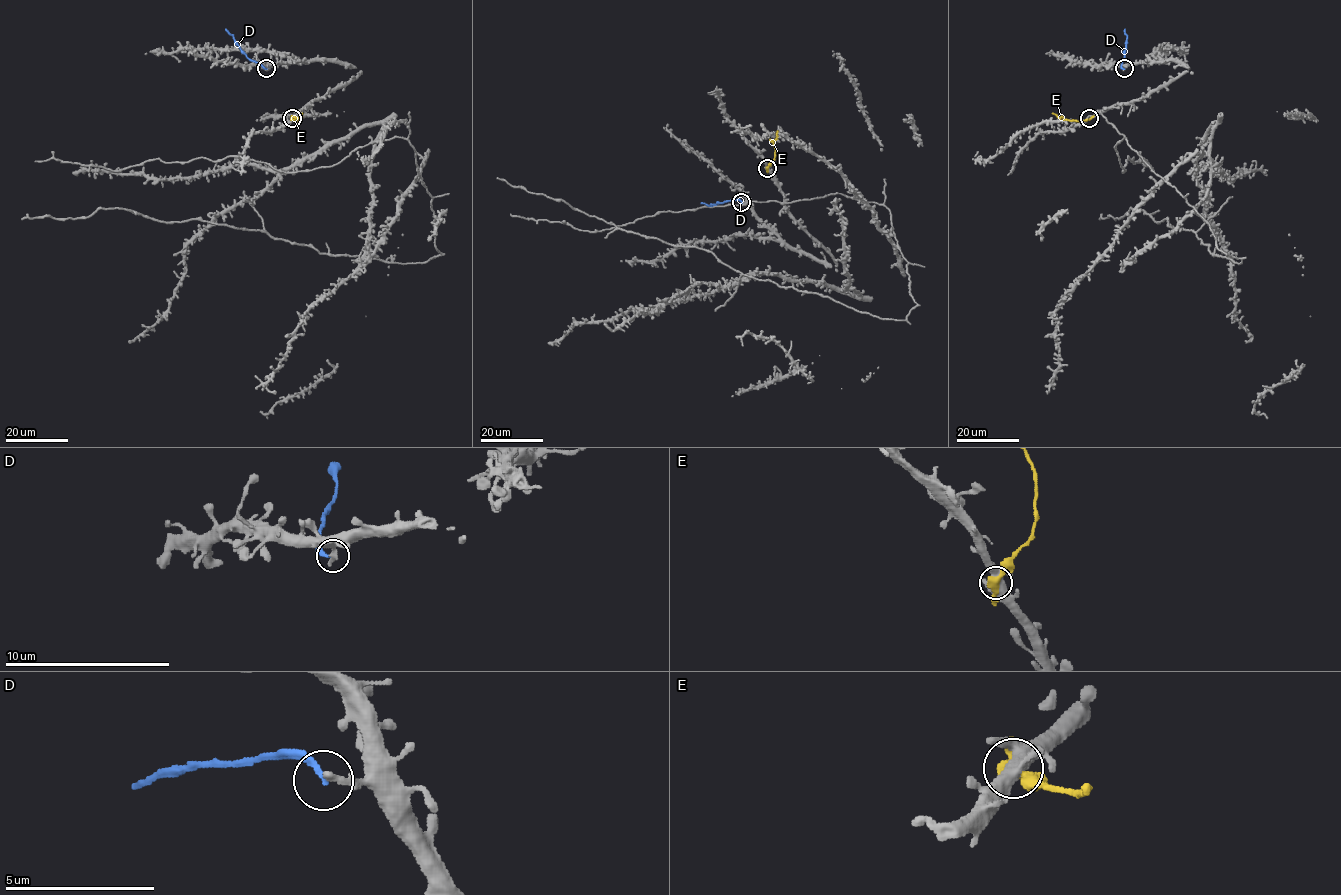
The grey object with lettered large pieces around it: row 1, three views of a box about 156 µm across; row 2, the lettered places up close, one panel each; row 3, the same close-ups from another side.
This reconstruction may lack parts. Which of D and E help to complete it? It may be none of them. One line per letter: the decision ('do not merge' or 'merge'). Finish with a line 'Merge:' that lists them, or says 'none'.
D: do not merge
E: do not merge
Merge: none

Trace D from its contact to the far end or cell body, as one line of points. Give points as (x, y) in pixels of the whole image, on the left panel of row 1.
D: (266, 68), (250, 60), (225, 29)

